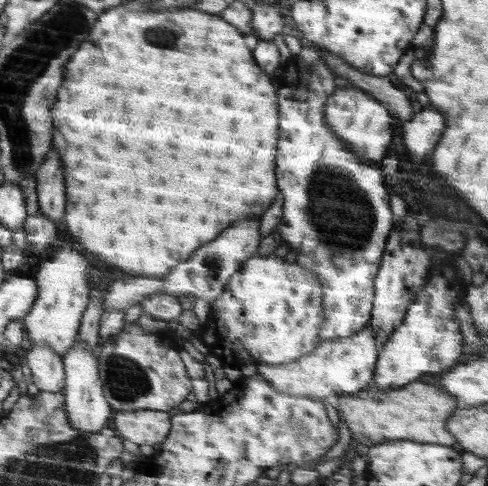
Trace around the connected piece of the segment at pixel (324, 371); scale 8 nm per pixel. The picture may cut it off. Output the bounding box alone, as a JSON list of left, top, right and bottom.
[257,324,380,401]

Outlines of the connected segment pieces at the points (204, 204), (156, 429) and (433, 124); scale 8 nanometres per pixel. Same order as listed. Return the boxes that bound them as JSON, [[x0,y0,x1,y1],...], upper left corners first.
[[53,6,282,276],[110,411,171,447],[402,108,446,166]]

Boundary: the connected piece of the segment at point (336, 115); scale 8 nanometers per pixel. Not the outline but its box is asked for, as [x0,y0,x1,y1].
[327,86,392,162]

